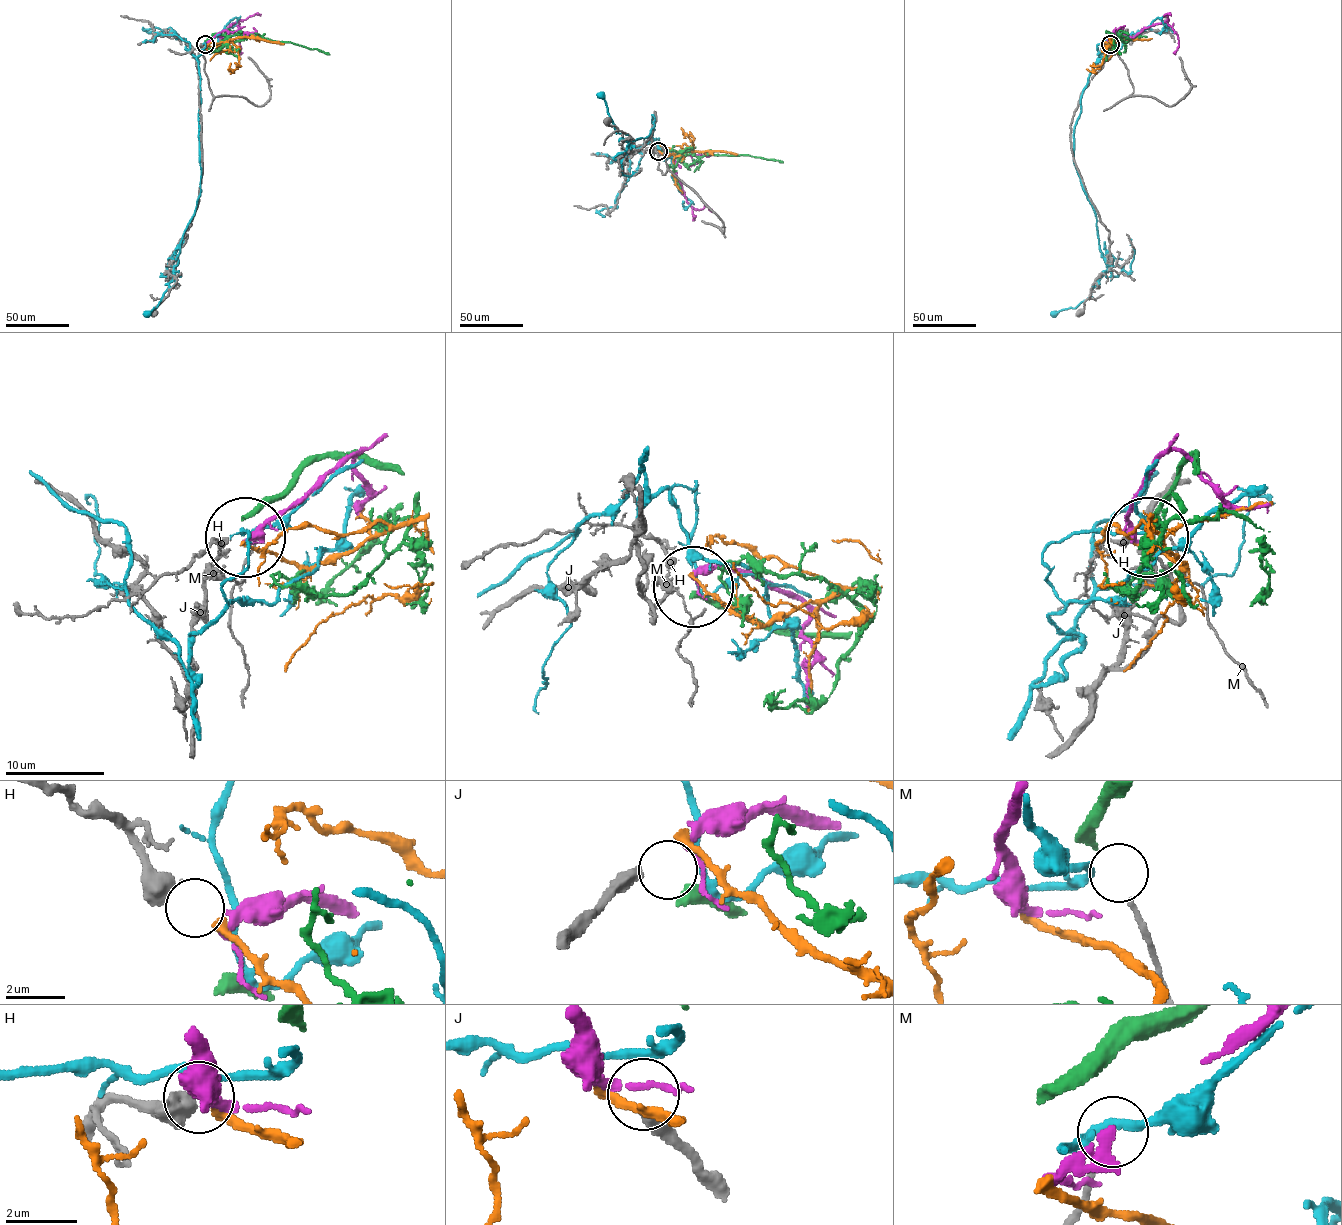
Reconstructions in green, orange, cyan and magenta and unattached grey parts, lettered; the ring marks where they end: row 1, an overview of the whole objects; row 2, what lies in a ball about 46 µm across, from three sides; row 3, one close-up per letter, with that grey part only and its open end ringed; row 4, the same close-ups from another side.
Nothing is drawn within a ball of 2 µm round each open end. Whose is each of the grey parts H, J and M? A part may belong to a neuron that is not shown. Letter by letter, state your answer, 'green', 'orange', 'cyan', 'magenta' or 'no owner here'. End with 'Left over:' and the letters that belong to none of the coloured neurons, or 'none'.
H: orange
J: magenta
M: no owner here
Left over: M

